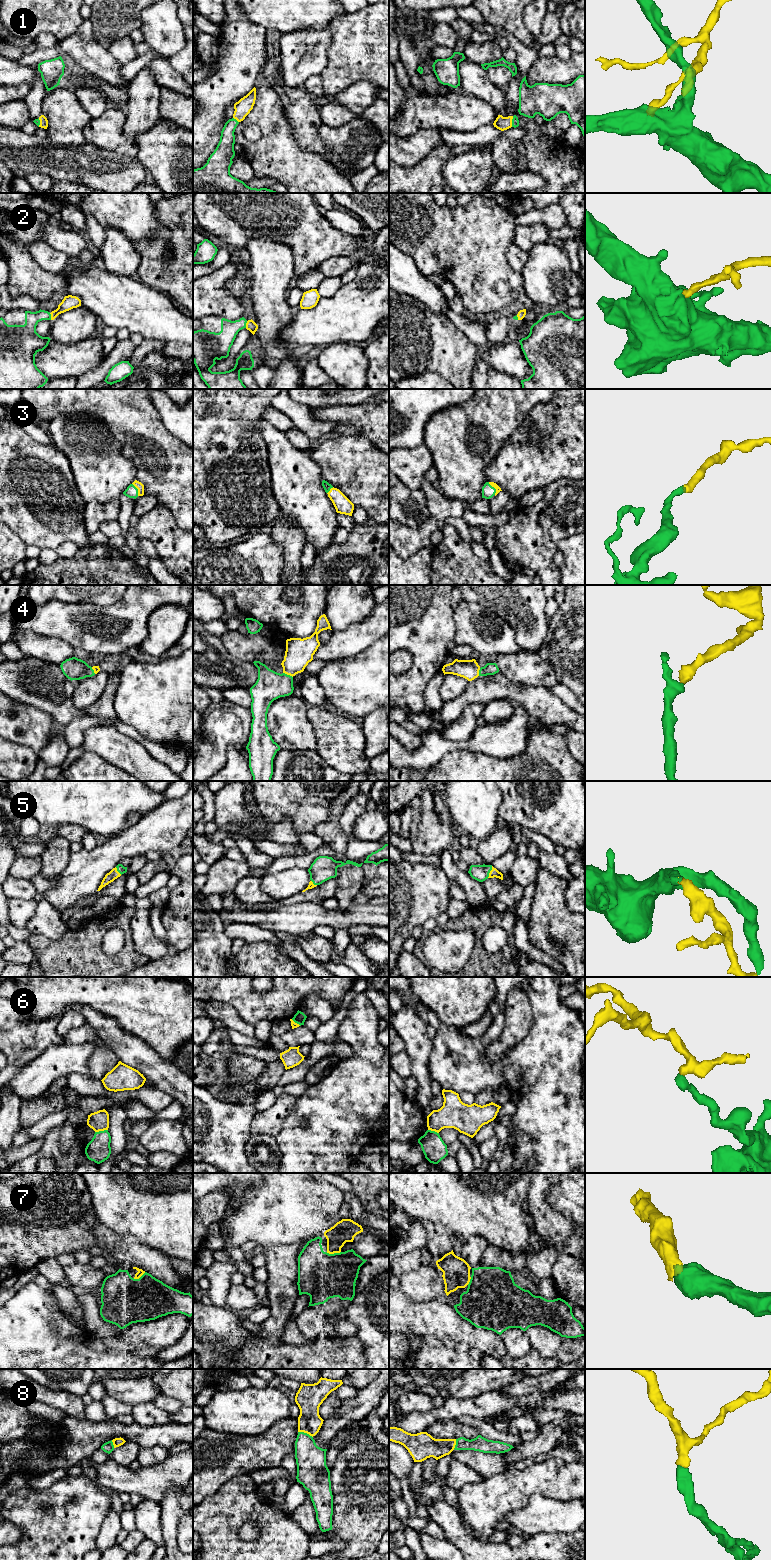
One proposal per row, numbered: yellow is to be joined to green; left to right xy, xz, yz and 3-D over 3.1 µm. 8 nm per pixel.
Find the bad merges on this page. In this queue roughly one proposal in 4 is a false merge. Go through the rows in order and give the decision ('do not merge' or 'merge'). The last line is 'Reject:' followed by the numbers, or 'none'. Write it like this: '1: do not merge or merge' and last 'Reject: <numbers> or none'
1: merge
2: merge
3: merge
4: merge
5: merge
6: do not merge
7: merge
8: merge
Reject: 6

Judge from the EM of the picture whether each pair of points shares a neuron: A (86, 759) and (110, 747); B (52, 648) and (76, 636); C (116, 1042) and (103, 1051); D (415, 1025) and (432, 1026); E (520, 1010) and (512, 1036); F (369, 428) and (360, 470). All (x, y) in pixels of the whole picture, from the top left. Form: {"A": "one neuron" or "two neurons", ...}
{"A": "two neurons", "B": "two neurons", "C": "two neurons", "D": "two neurons", "E": "one neuron", "F": "two neurons"}

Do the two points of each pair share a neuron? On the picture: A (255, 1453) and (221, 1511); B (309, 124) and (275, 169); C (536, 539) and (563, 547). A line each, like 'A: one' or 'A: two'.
A: two
B: two
C: two

